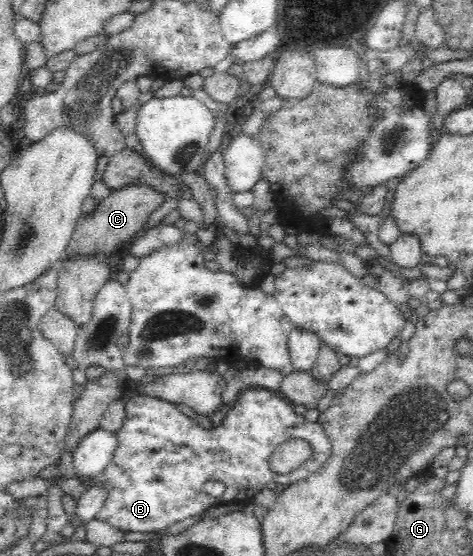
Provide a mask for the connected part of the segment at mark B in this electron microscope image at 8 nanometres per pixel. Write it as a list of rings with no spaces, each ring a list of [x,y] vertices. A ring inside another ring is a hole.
[[[249,388],[243,391],[226,412],[221,424],[209,429],[181,413],[173,403],[141,393],[133,394],[125,402],[125,412],[125,420],[121,428],[115,432],[118,445],[111,462],[97,476],[81,480],[89,487],[99,482],[108,486],[108,495],[96,518],[125,532],[157,533],[179,521],[205,513],[210,507],[219,504],[237,502],[247,505],[251,497],[263,490],[268,482],[276,482],[282,489],[297,480],[307,478],[321,468],[331,456],[332,444],[322,425],[318,421],[309,421],[305,415],[295,413],[293,404],[288,399],[269,389]],[[293,438],[302,438],[311,445],[311,458],[287,474],[273,472],[269,463],[270,456],[279,444]],[[207,480],[218,480],[225,484],[226,489],[221,497],[209,497],[203,491],[203,485]]]

